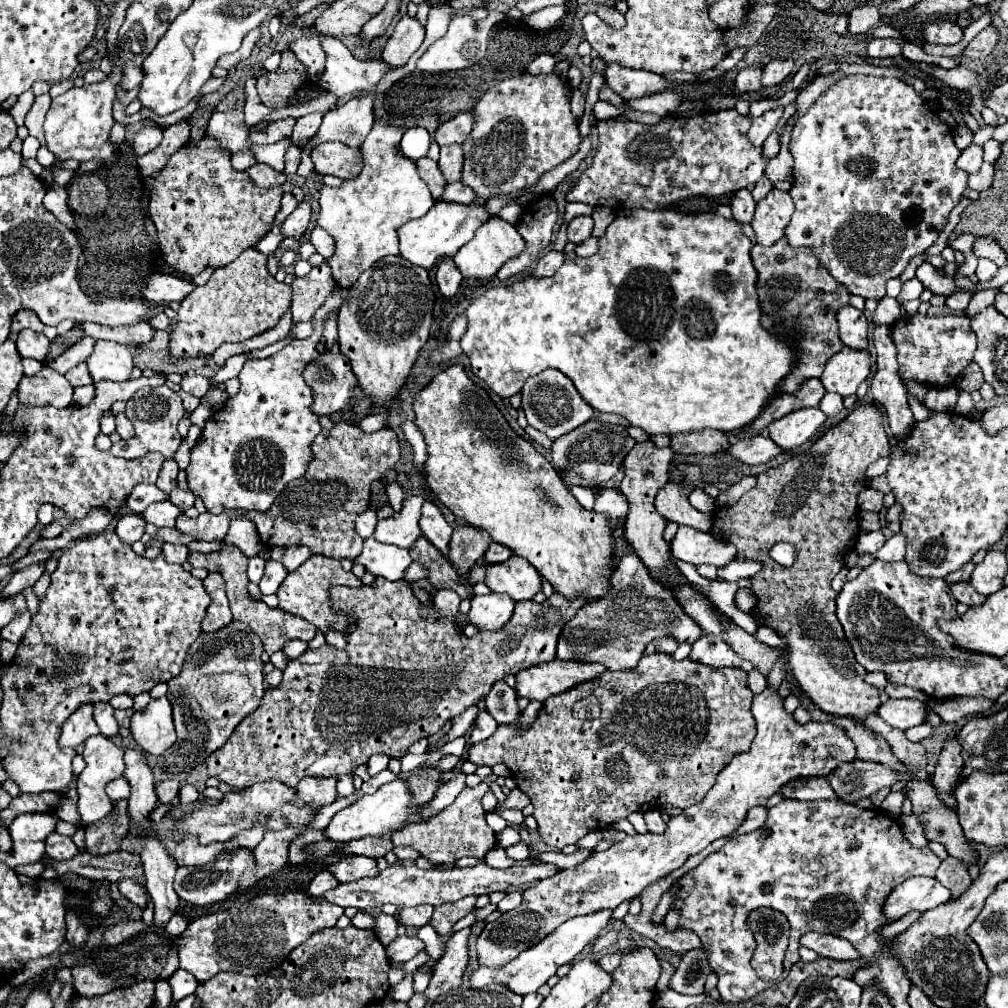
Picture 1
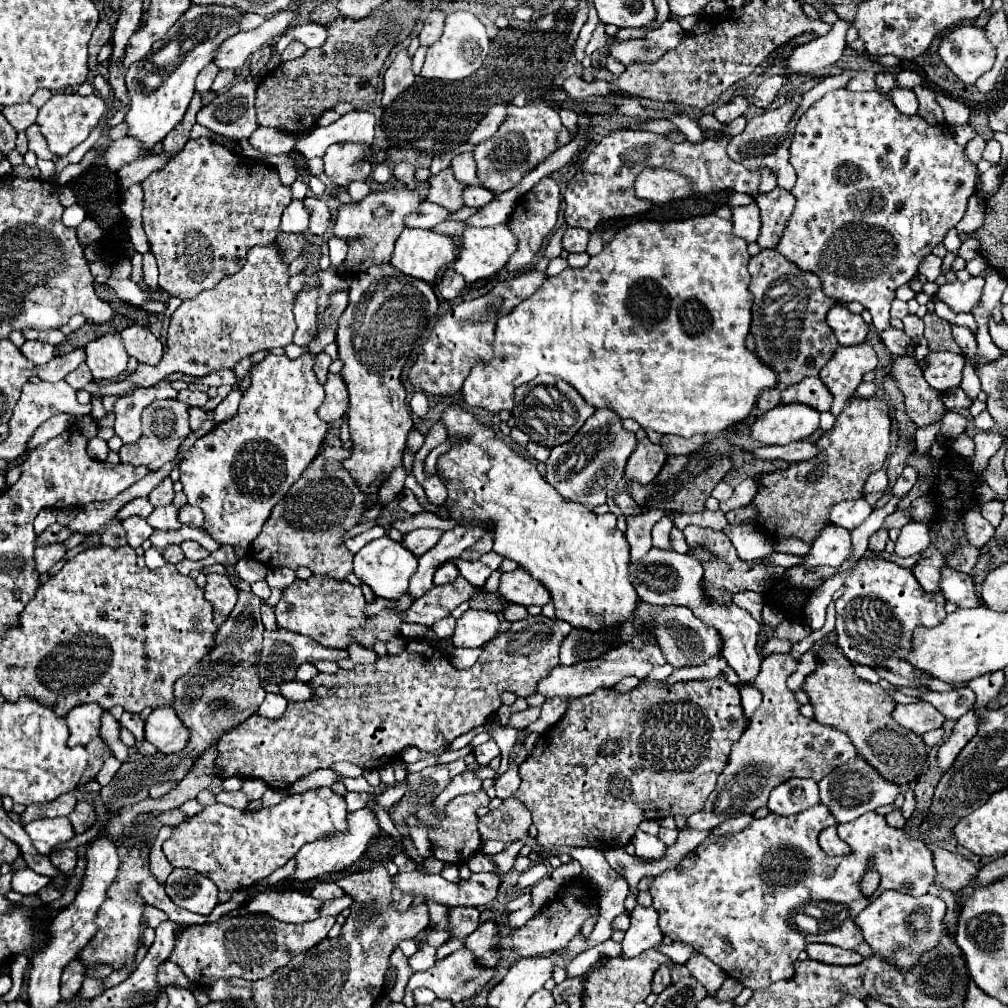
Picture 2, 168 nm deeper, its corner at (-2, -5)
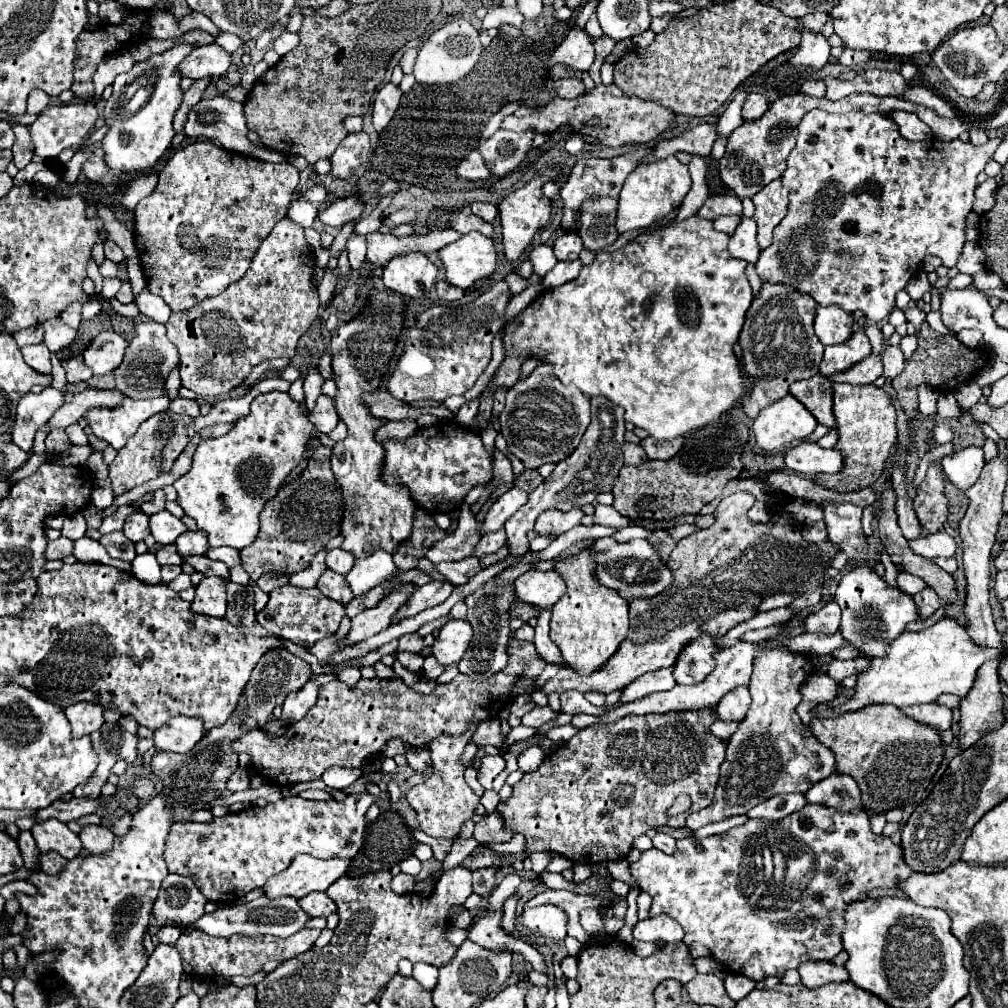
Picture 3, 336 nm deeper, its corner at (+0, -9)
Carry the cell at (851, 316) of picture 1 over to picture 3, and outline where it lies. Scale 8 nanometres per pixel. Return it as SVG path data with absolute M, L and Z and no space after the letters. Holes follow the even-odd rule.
M817 306L815 334L821 344L841 344L853 334L853 318L839 306Z

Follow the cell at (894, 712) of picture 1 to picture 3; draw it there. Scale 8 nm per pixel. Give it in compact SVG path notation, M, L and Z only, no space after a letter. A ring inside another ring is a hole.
M915 704L903 710L907 716L911 716L917 722L923 724L933 724L939 730L949 730L951 728L951 708L941 706L941 704Z

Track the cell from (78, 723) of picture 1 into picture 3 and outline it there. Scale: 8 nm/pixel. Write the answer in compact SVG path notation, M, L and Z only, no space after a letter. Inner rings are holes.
M89 702L71 704L69 708L65 708L65 714L67 714L67 720L71 722L75 738L91 734L103 724L103 708L93 706Z

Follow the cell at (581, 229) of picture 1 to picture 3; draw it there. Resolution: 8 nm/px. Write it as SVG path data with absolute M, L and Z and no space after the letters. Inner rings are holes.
M567 232L565 236L555 240L553 250L557 260L577 260L579 252L583 250L583 242L575 232Z

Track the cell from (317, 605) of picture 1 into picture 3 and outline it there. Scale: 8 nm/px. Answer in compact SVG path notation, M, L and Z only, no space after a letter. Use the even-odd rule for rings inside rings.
M287 584L287 586L275 588L275 590L269 592L269 602L257 614L257 622L265 630L273 632L275 636L307 648L309 644L315 644L317 640L335 634L335 630L339 628L339 622L341 622L343 616L345 616L345 606L337 604L335 600L325 600L317 592L317 588L303 590L303 588Z

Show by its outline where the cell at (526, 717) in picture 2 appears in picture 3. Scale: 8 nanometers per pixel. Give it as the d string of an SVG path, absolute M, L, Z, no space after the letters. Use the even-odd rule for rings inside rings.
M535 706L529 714L523 716L523 724L525 726L539 728L539 726L543 726L543 724L555 720L555 718L557 718L557 712L553 712L549 706L543 706L543 708L541 706Z

